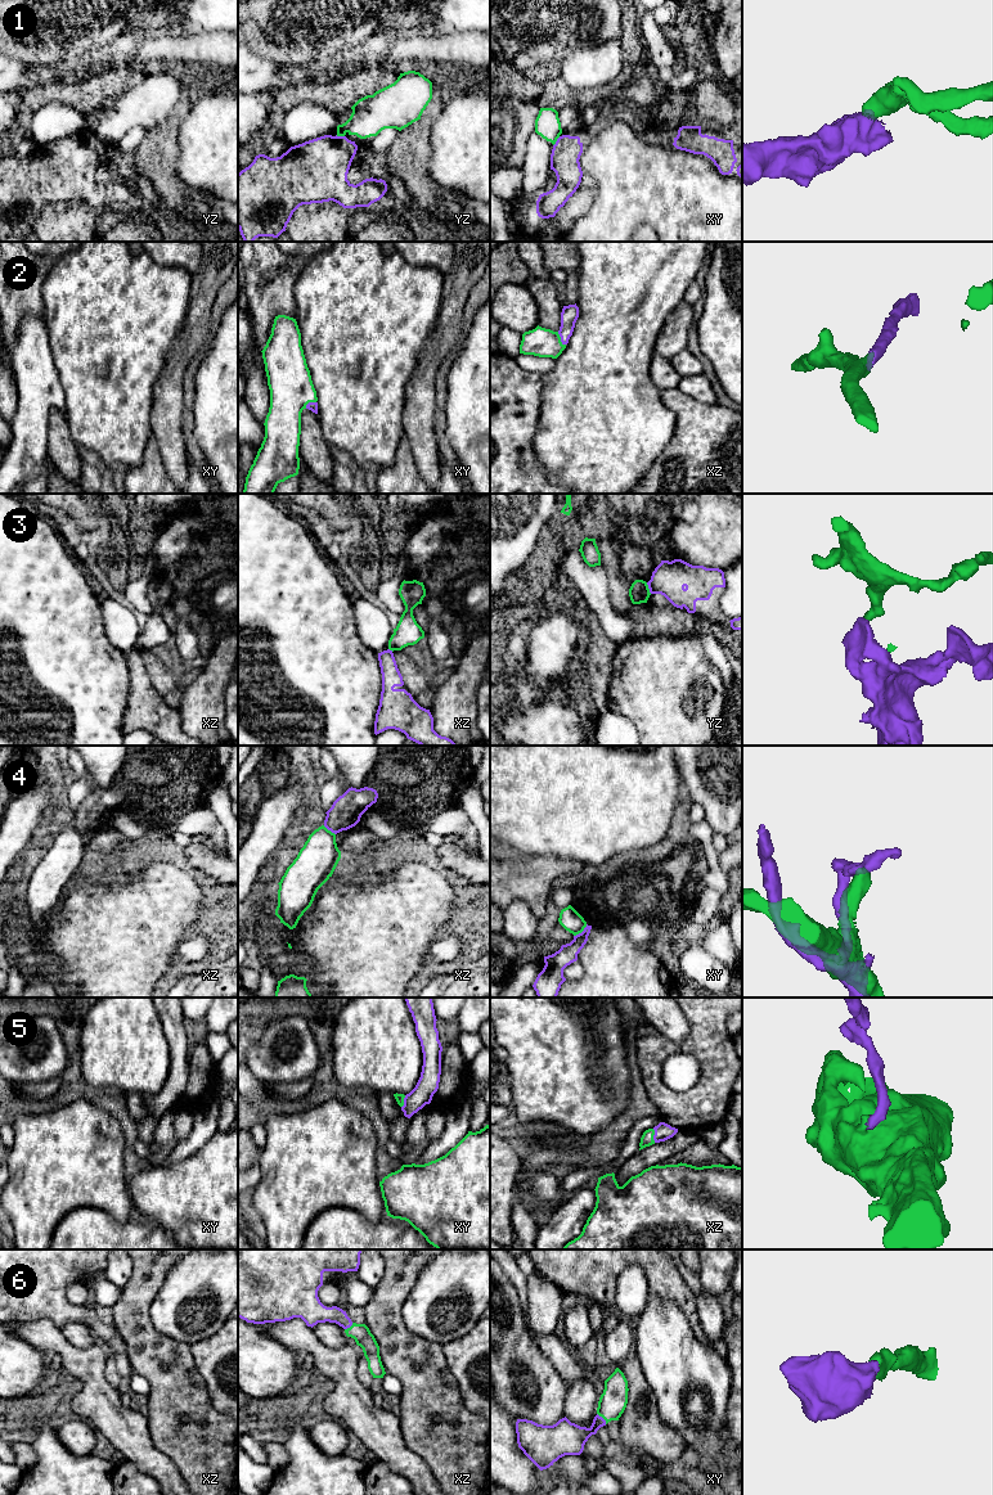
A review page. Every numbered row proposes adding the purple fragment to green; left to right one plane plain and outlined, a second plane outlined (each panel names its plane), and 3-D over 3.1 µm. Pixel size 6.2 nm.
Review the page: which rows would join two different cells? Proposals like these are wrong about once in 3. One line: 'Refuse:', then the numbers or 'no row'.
Refuse: 1, 3, 4

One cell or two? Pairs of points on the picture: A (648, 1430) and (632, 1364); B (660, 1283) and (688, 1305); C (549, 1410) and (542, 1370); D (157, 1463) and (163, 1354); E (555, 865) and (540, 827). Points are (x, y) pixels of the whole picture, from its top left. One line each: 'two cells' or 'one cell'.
A: one cell
B: one cell
C: one cell
D: two cells
E: two cells

